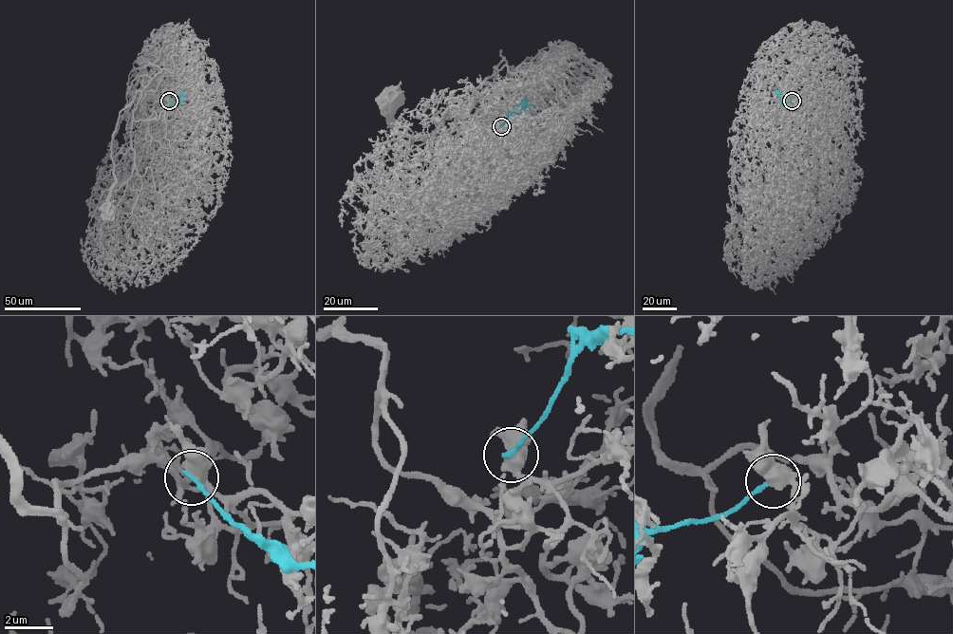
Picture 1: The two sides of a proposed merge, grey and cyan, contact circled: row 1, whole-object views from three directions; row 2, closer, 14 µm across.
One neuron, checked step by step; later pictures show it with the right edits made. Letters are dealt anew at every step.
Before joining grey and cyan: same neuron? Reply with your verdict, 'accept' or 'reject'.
reject

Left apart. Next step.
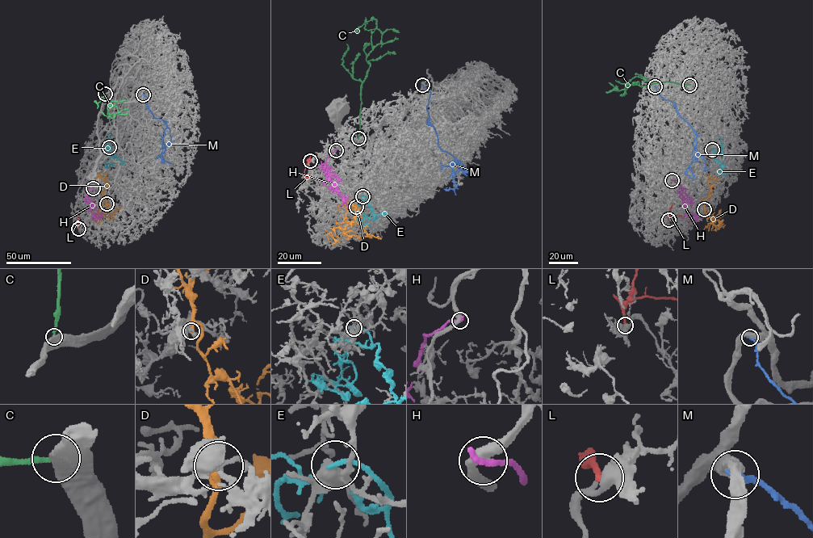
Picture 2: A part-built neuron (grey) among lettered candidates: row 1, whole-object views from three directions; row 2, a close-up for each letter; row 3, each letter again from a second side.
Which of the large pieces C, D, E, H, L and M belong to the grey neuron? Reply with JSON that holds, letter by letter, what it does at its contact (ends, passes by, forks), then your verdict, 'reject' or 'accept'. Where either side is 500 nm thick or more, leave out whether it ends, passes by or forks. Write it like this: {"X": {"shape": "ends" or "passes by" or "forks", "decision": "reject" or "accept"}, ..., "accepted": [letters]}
{"C": {"decision": "reject"}, "D": {"shape": "ends", "decision": "reject"}, "E": {"shape": "ends", "decision": "reject"}, "H": {"shape": "ends", "decision": "reject"}, "L": {"shape": "ends", "decision": "reject"}, "M": {"decision": "reject"}, "accepted": []}

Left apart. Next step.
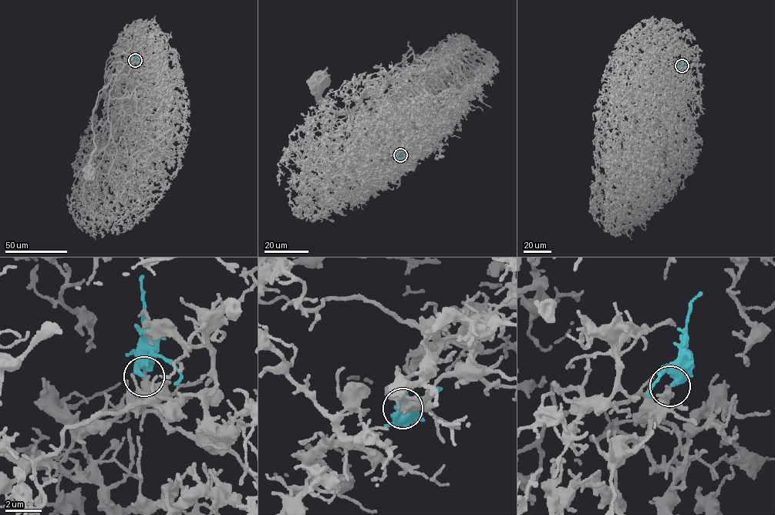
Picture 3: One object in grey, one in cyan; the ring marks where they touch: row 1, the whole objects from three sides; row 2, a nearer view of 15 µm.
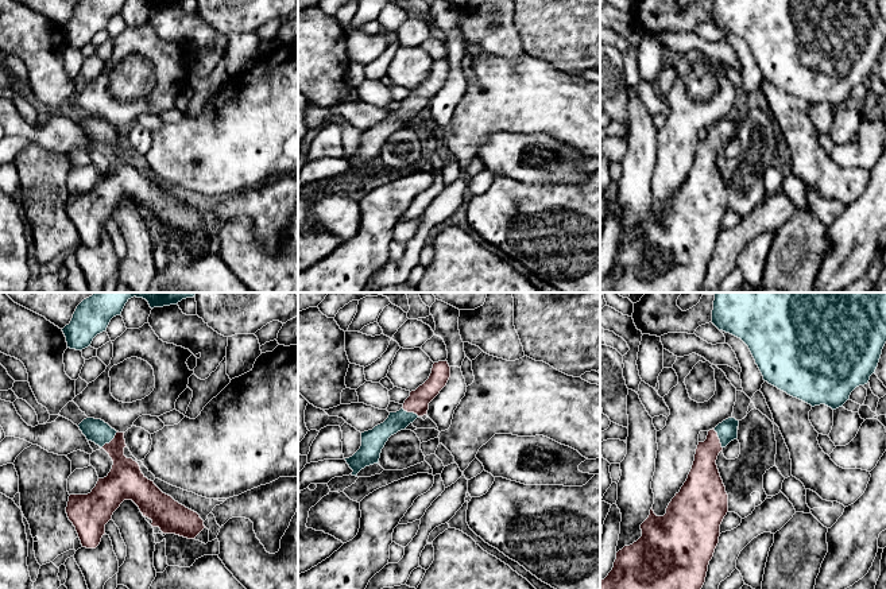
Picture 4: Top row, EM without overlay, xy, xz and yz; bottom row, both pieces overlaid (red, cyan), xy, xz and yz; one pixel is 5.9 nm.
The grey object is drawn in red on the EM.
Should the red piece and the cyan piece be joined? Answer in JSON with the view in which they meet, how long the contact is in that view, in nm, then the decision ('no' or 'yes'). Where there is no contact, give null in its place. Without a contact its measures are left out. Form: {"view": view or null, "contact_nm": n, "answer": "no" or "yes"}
{"view": "xy", "contact_nm": 140, "answer": "yes"}

